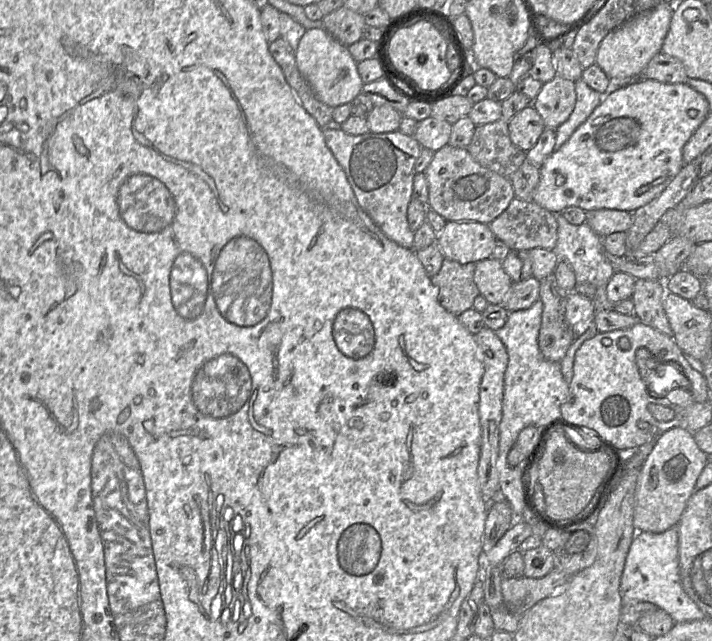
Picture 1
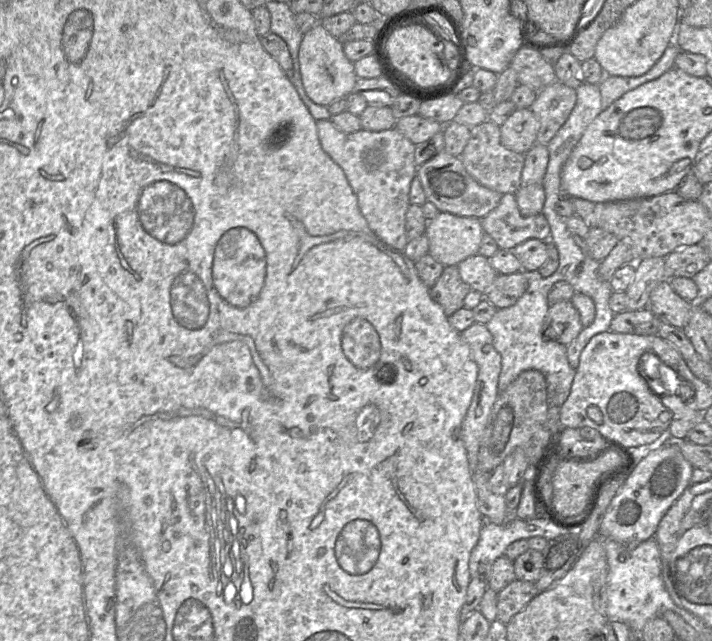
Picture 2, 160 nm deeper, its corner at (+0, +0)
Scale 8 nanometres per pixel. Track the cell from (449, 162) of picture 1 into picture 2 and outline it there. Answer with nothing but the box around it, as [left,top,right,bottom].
[417,151,503,219]

